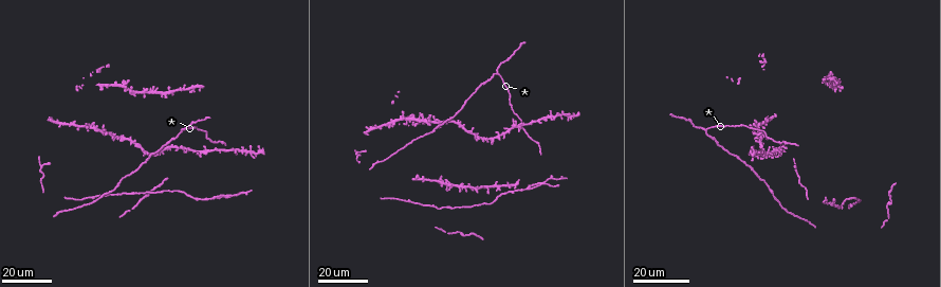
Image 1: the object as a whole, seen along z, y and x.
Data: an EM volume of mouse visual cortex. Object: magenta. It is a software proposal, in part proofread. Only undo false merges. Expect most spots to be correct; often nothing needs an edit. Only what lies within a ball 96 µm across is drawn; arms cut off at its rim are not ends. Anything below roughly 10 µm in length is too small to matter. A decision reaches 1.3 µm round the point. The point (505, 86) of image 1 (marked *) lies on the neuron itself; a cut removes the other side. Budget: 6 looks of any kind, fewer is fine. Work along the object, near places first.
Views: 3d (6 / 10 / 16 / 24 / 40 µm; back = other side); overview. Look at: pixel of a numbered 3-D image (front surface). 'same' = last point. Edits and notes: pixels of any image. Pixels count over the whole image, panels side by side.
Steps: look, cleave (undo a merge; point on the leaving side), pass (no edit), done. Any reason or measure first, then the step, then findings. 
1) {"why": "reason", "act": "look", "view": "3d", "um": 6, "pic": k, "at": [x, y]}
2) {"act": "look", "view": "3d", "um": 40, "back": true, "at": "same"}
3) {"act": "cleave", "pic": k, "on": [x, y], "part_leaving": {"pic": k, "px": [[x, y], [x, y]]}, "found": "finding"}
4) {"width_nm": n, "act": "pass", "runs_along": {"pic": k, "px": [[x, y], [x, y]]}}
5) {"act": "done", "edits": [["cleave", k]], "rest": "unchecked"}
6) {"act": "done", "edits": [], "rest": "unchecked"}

{"why": "looks like a crossing", "act": "look", "view": "3d", "um": 24, "pic": 1, "at": [203, 149]}

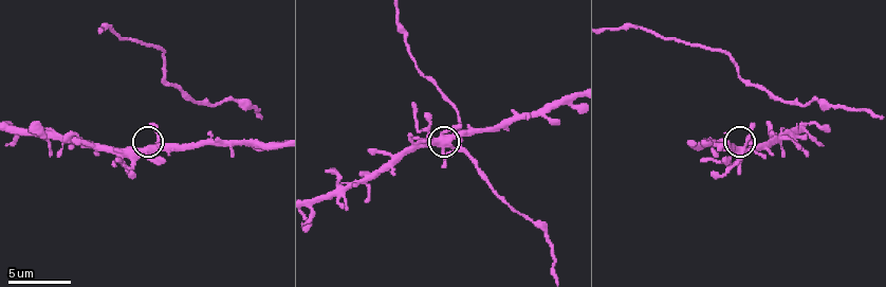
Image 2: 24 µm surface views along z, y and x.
{"why": "closer look", "act": "look", "view": "3d", "um": 6, "pic": 2, "at": [437, 142]}

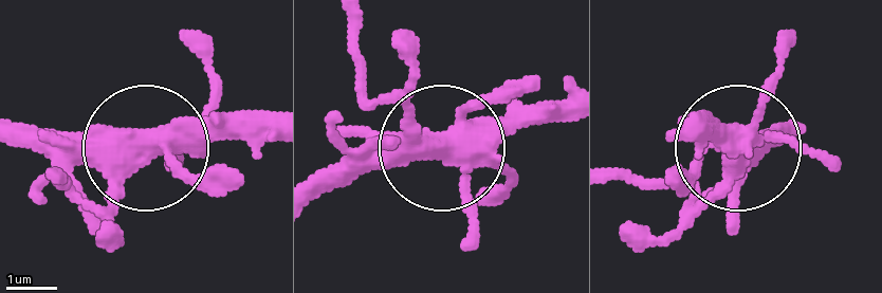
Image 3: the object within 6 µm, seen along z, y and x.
{"arms": 5, "act": "pass", "found": "one neuron here"}

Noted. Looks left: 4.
{"act": "look", "view": "3d", "um": 6, "pic": 2, "at": [748, 82]}

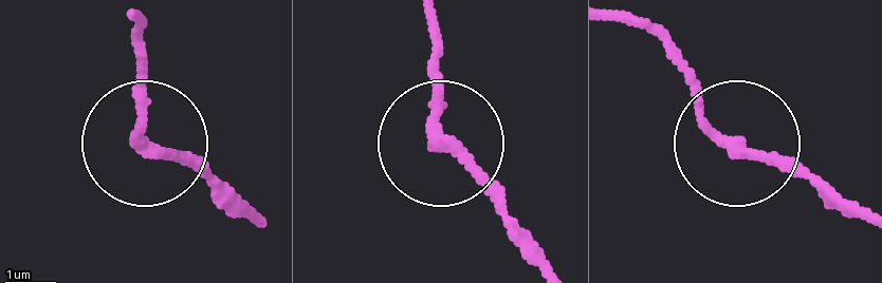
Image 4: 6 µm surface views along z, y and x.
{"act": "look", "view": "3d", "um": 6, "back": true, "pic": 4, "at": [441, 141]}

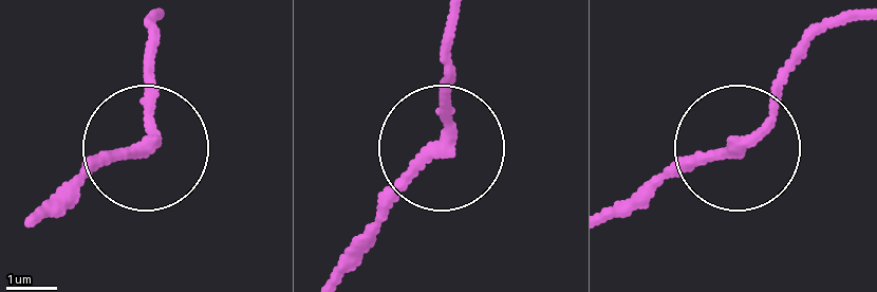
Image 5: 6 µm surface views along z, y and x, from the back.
{"act": "pass", "runs_along": {"pic": 5, "px": [[458, 26], [441, 152], [360, 237]]}, "found": "all the same neuron"}

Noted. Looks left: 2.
{"act": "done", "edits": [], "rest": "unchecked"}

